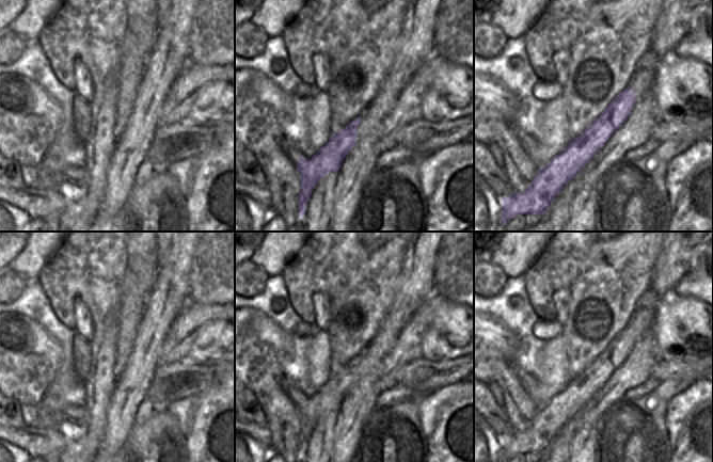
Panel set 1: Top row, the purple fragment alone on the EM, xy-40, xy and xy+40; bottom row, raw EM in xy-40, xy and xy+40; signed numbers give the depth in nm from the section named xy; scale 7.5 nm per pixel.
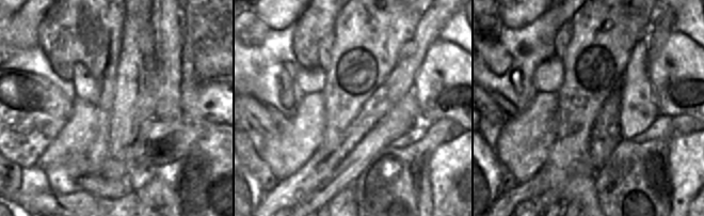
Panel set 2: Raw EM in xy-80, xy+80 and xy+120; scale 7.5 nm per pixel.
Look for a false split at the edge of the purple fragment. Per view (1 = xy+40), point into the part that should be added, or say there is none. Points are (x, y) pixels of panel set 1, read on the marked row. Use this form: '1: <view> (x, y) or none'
1: none

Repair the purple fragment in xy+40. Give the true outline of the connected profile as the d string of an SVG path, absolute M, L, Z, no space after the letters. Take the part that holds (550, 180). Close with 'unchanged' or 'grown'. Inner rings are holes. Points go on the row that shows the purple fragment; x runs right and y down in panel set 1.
M630 89L619 93L606 107L606 109L548 165L538 170L532 184L522 193L512 193L508 197L502 197L502 226L511 218L520 214L543 214L564 186L572 180L589 162L589 160L604 146L606 141L621 127L630 115L638 99Z; unchanged

